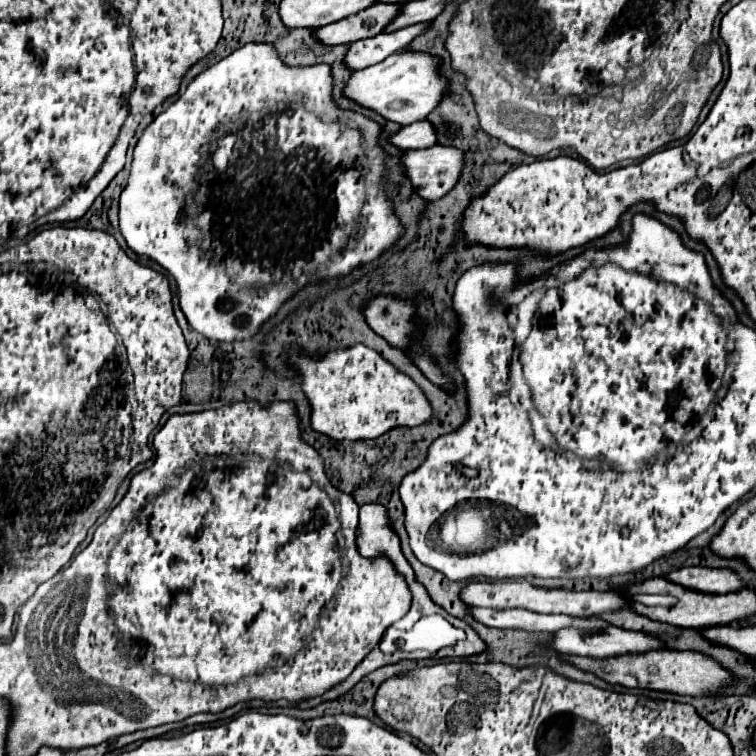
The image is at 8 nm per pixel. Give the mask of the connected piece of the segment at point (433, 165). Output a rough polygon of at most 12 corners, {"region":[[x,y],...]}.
{"region":[[454,147],[404,151],[404,175],[422,199],[444,197],[458,181]]}

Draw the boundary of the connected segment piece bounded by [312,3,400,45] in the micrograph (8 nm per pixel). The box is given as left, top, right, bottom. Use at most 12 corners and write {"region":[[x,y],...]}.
{"region":[[374,3],[342,21],[314,29],[326,45],[382,33],[400,5]]}

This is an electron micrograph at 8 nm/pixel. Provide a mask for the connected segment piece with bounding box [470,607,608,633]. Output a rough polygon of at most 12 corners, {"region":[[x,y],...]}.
{"region":[[470,607],[474,621],[496,629],[554,633],[560,627],[608,627],[600,619],[572,619],[524,609]]}

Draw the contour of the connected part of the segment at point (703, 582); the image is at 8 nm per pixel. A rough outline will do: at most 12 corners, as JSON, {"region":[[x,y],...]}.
{"region":[[682,567],[664,579],[706,595],[742,587],[730,569]]}

